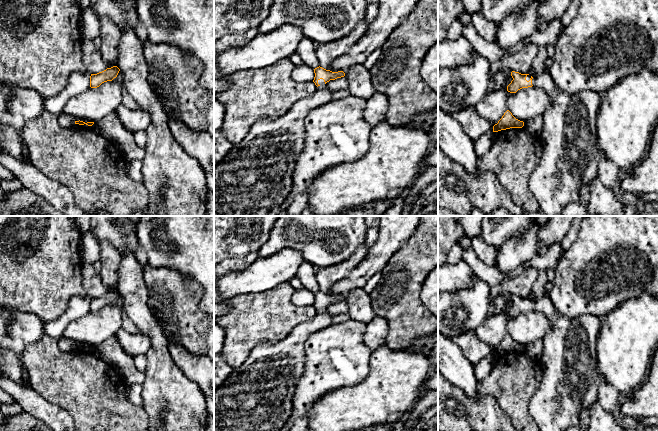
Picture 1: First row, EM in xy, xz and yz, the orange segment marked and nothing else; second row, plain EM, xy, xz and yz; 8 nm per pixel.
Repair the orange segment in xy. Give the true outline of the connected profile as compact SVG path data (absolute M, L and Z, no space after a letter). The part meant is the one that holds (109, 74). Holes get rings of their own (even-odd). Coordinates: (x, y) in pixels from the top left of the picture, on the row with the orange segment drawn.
M113 66L97 74L91 74L90 87L97 88L104 82L112 81L114 78L117 77L119 71L120 69L117 66Z

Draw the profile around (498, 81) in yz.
M502 68L500 72L491 76L490 89L499 90L507 88L506 79L511 76L511 70L508 68Z

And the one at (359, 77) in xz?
M364 64L351 66L346 74L350 95L369 99L376 92L370 70Z

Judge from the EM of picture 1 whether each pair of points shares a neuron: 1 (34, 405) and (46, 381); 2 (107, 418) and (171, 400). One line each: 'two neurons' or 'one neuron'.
1: two neurons
2: two neurons

